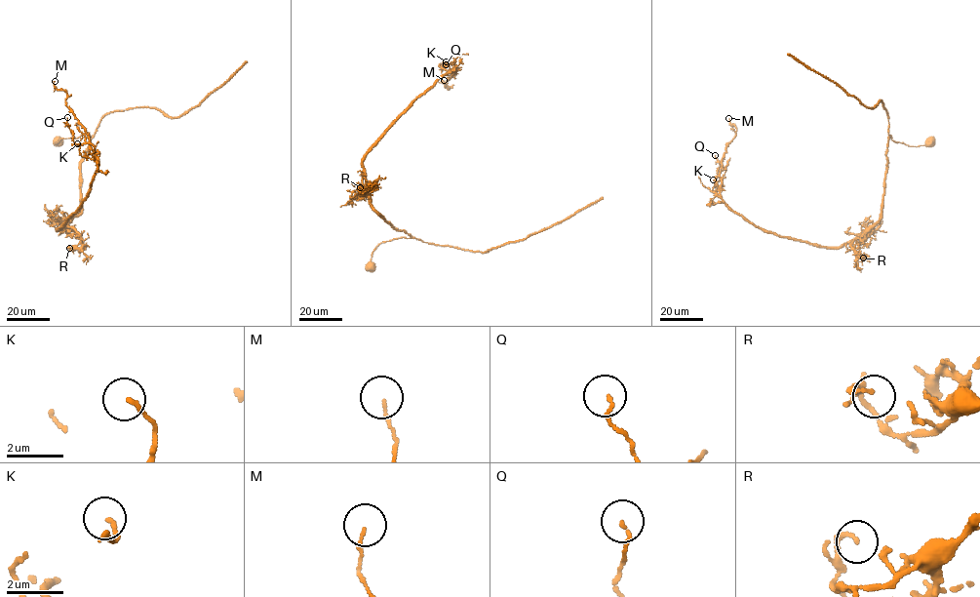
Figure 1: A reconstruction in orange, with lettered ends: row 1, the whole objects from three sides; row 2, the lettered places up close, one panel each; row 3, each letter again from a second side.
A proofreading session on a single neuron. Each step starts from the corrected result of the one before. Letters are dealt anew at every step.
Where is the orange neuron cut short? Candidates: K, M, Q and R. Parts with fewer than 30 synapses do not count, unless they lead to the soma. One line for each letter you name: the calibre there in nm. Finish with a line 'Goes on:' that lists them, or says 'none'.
Goes on: none

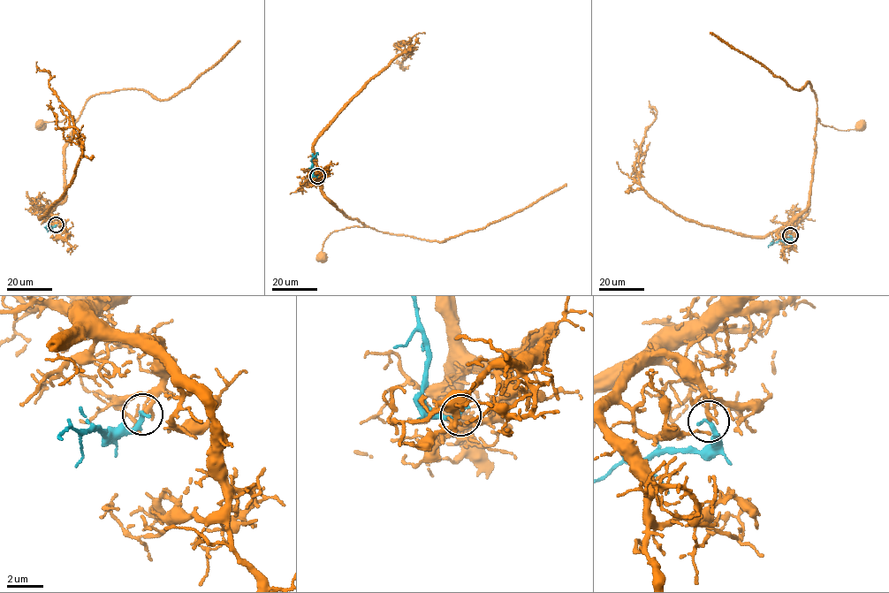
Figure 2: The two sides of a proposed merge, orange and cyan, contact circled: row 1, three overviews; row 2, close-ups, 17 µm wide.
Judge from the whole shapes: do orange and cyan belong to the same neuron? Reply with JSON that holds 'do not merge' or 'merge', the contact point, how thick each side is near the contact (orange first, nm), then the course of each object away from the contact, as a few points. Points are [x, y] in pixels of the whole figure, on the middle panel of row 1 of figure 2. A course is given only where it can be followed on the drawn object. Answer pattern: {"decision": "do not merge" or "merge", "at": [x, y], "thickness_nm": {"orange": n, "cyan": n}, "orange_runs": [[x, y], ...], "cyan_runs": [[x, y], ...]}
{"decision": "merge", "at": [317, 176], "thickness_nm": {"orange": 280, "cyan": 280}, "orange_runs": [[317, 176], [322, 178], [317, 180], [321, 193], [330, 201], [365, 225], [333, 231], [323, 242], [322, 257]], "cyan_runs": [[317, 176], [313, 174], [311, 160], [316, 152]]}

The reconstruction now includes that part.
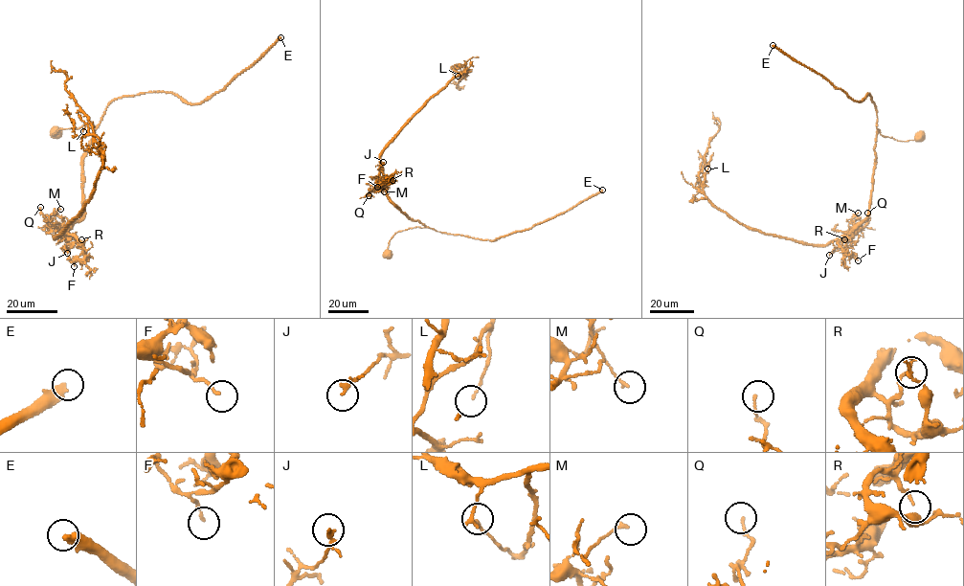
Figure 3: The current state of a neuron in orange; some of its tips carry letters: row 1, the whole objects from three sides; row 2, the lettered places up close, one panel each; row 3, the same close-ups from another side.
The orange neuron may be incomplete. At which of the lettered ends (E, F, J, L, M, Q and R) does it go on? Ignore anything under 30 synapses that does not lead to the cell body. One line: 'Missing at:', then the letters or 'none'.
Missing at: E

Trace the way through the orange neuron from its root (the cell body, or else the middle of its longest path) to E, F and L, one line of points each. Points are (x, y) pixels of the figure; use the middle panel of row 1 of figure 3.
E: (387, 254), (392, 236), (410, 228), (425, 226), (448, 234), (493, 240), (561, 214), (602, 190)
F: (387, 254), (389, 240), (395, 233), (425, 226), (402, 213), (392, 202), (384, 179), (393, 174), (377, 187)
L: (387, 254), (395, 233), (425, 226), (392, 202), (380, 153), (425, 101), (469, 70), (458, 76)

